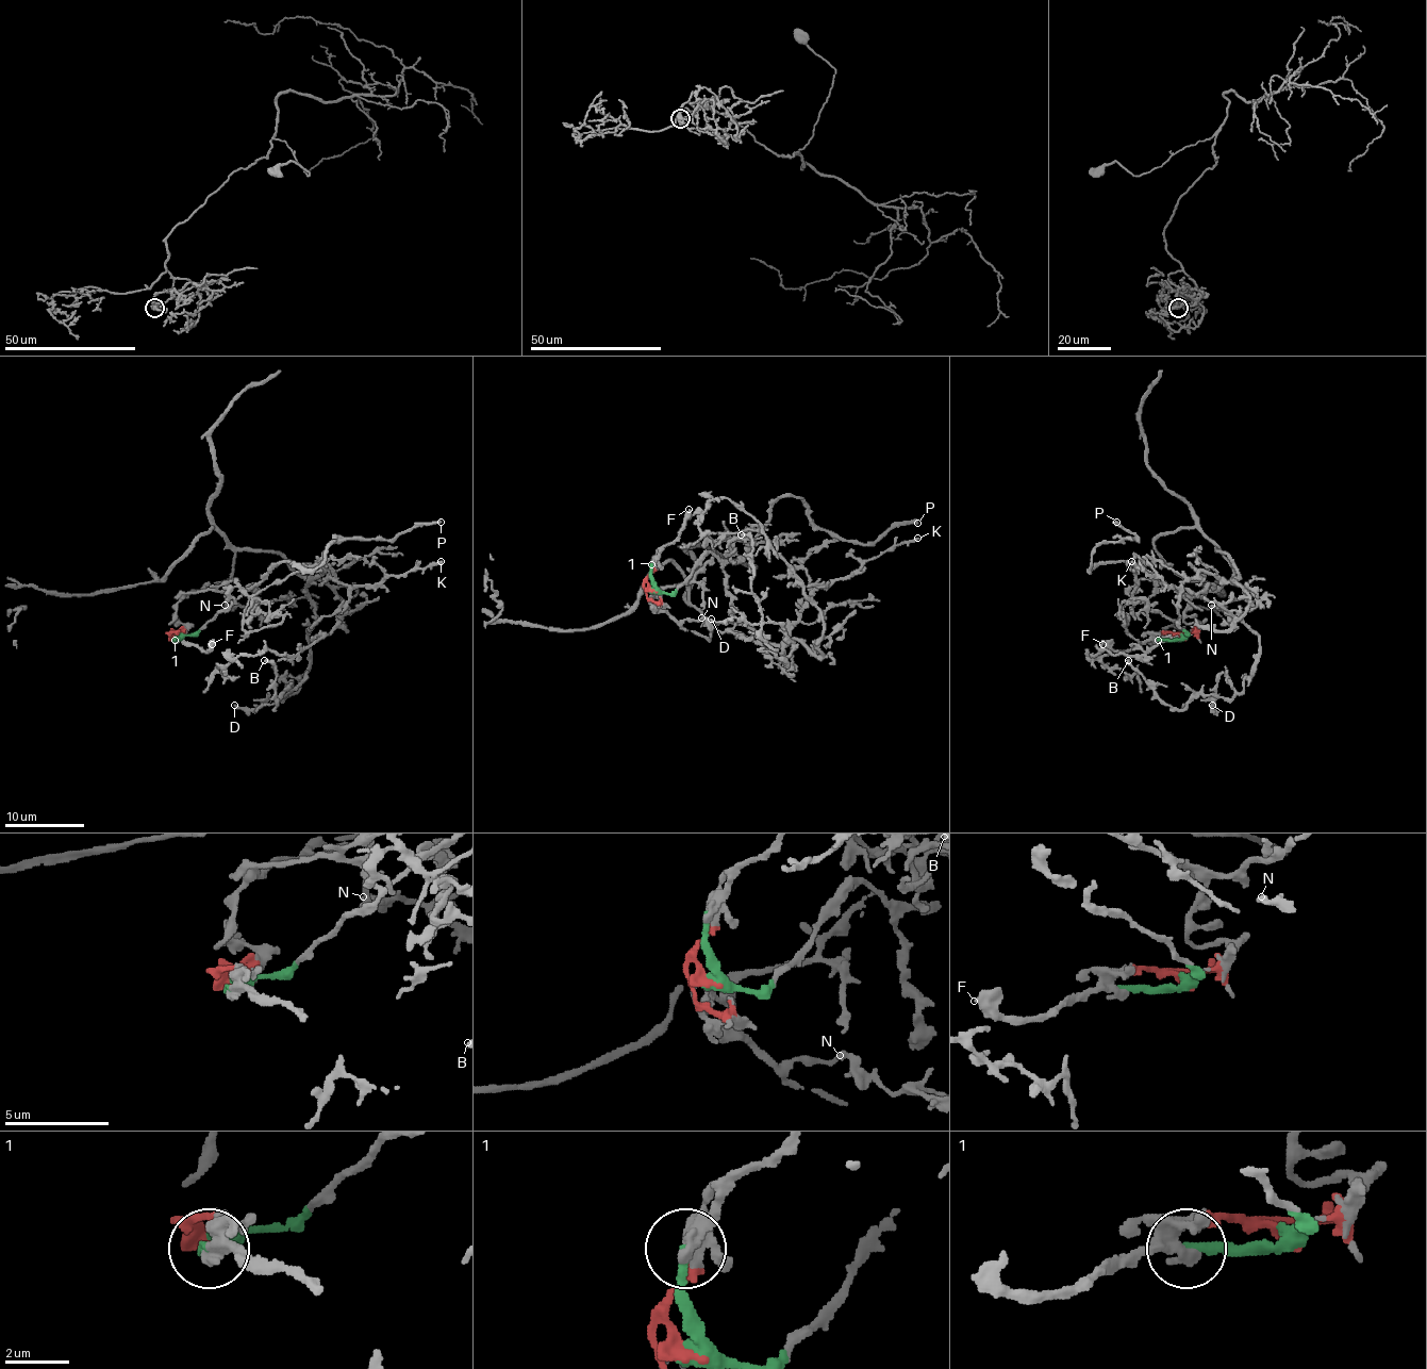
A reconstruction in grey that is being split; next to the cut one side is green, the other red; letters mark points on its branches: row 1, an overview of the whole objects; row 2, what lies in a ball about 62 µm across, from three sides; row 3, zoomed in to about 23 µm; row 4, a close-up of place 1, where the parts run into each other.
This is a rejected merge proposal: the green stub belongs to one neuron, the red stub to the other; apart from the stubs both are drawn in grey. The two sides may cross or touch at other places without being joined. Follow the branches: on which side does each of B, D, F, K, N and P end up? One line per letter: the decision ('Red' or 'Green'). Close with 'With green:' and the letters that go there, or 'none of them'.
B: Red
D: Red
F: Green
K: Red
N: Red
P: Green
With green: F, P

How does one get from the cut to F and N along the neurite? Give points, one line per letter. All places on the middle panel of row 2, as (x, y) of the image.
F: (653, 590), (651, 560), (677, 537), (689, 509)
N: (653, 590), (651, 604), (653, 592), (687, 631), (752, 627), (784, 645), (786, 664), (701, 617)

